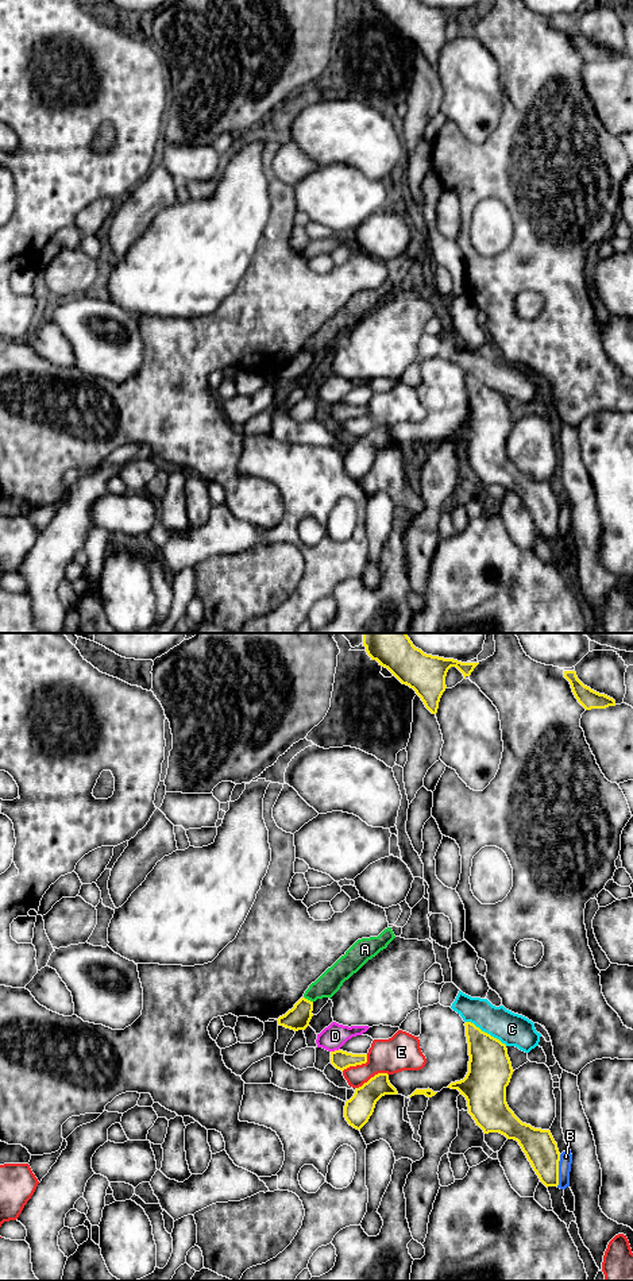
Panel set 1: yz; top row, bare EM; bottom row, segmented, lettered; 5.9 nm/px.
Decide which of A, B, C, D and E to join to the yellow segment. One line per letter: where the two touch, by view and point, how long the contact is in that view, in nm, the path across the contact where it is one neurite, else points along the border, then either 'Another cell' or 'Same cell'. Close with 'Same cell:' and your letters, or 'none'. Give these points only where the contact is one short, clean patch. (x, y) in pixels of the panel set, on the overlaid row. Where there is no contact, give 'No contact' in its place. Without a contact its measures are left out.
A: Touches yellow at yz (307, 999). Shared border 70 nm. Boundary: yz (304, 996), (312, 1002). Another cell
B: Touches yellow at yz (558, 1170). Shared border 190 nm. Another cell
C: Touches yellow at yz (486, 1033). Shared border 280 nm. Another cell
D: Touches yellow at yz (335, 1050). Shared border 50 nm. Another cell
E: Touches yellow at yz (356, 1064). Shared border 190 nm. Another cell
Same cell: none

